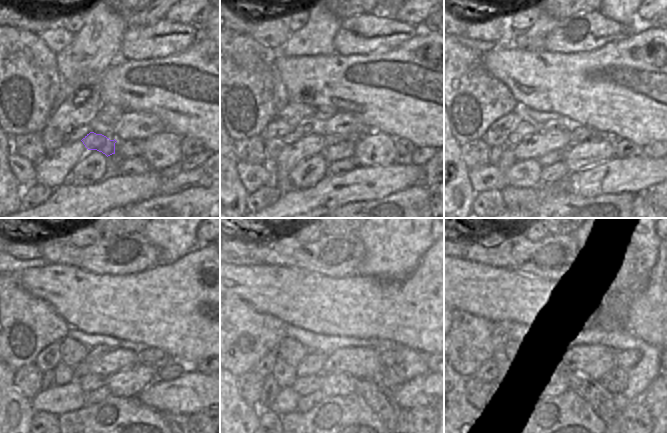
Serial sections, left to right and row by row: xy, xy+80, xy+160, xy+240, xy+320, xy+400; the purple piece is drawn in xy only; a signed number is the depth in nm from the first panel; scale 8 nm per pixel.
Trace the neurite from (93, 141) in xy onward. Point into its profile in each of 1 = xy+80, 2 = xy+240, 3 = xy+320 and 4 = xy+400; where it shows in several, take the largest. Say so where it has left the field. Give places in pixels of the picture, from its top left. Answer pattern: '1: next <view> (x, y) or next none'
1: next xy+80 (330, 139)
2: next xy+240 (153, 357)
3: next xy+320 (388, 358)
4: next xy+400 (626, 359)

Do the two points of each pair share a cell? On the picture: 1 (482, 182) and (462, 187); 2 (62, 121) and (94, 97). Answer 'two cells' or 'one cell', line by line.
1: two cells
2: one cell

